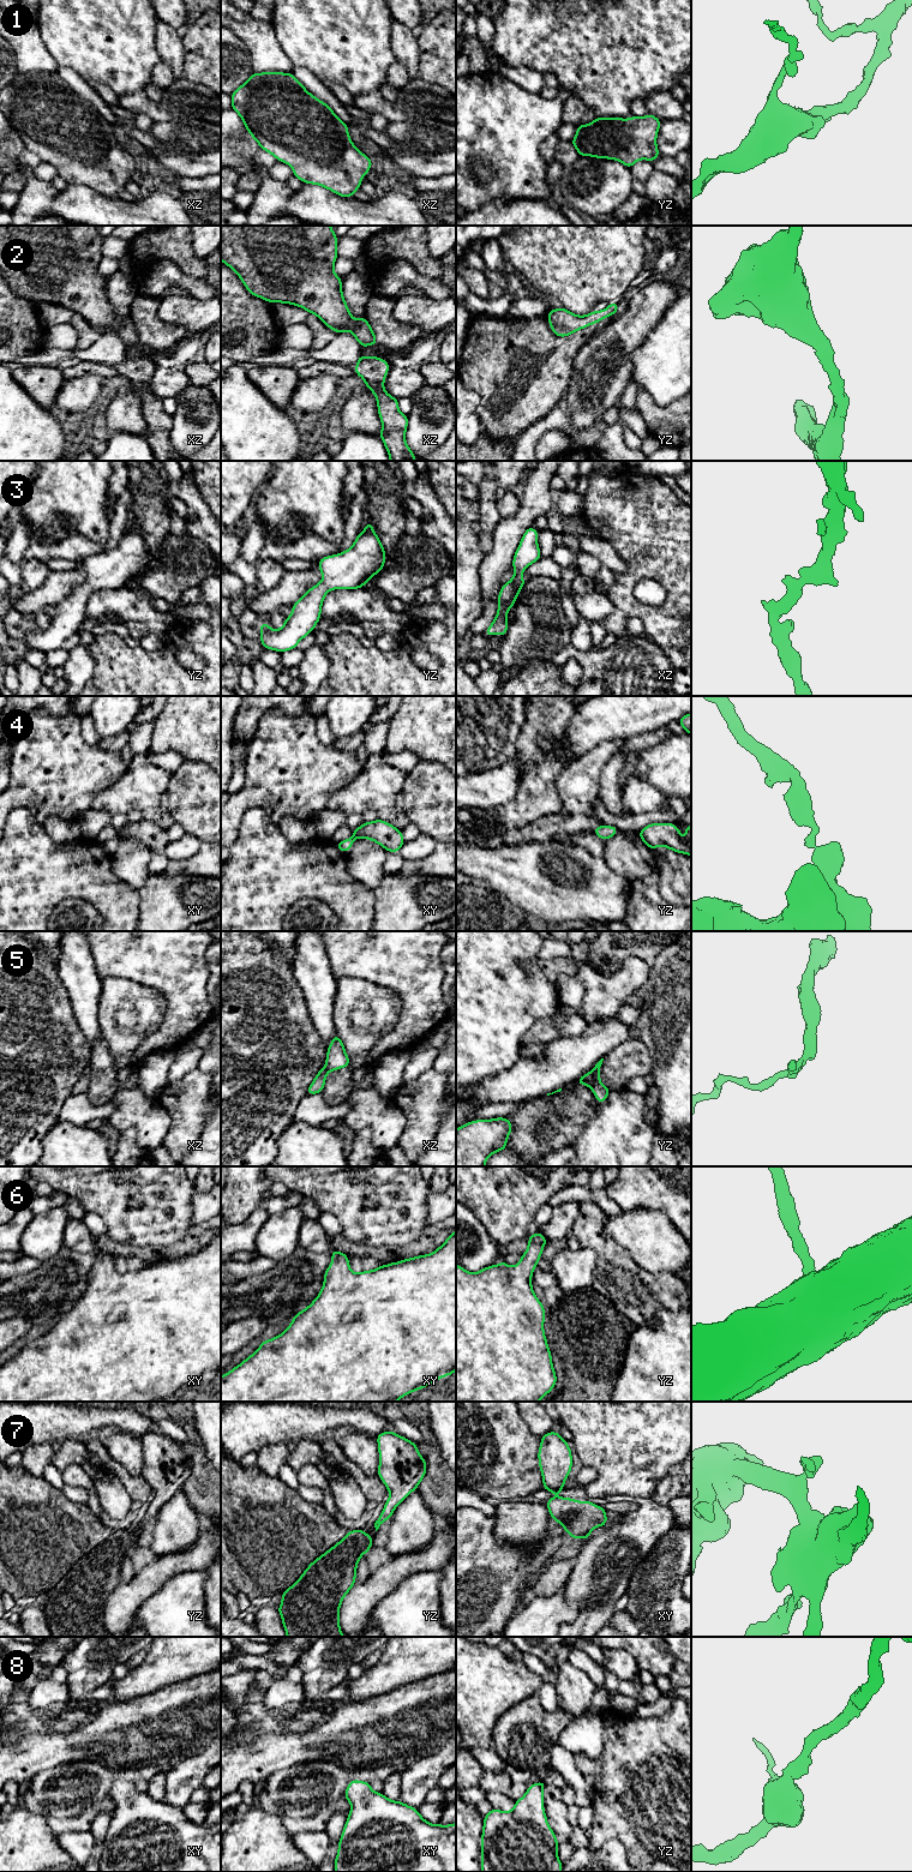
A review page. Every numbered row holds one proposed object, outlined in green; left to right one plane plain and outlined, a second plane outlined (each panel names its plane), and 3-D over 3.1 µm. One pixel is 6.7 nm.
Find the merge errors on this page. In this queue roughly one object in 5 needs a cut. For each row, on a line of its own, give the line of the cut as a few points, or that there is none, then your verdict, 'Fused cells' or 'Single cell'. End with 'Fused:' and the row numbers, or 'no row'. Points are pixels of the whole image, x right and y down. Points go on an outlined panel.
1: No split. Single cell
2: No split. Single cell
3: No split. Single cell
4: Split along xy (353, 835), (354, 839). Fused cells
5: Split along yz (590, 1072), (594, 1078), (592, 1087). Fused cells
6: No split. Single cell
7: No split. Single cell
8: No split. Single cell
Fused: 4, 5

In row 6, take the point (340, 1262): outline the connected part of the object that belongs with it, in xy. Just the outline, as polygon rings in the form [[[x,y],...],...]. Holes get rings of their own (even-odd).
[[[456,1230],[450,1234],[446,1241],[431,1254],[378,1266],[376,1270],[362,1271],[361,1273],[354,1273],[349,1268],[349,1259],[347,1254],[334,1249],[331,1249],[330,1253],[332,1255],[332,1261],[323,1274],[324,1283],[319,1295],[308,1307],[294,1315],[293,1321],[284,1332],[272,1339],[263,1340],[260,1346],[251,1356],[221,1376],[221,1402],[397,1402],[400,1398],[420,1388],[425,1388],[443,1376],[450,1376],[456,1370]]]

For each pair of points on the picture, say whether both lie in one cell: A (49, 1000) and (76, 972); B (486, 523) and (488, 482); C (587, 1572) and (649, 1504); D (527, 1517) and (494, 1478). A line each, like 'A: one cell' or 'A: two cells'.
A: two cells
B: one cell
C: one cell
D: two cells

